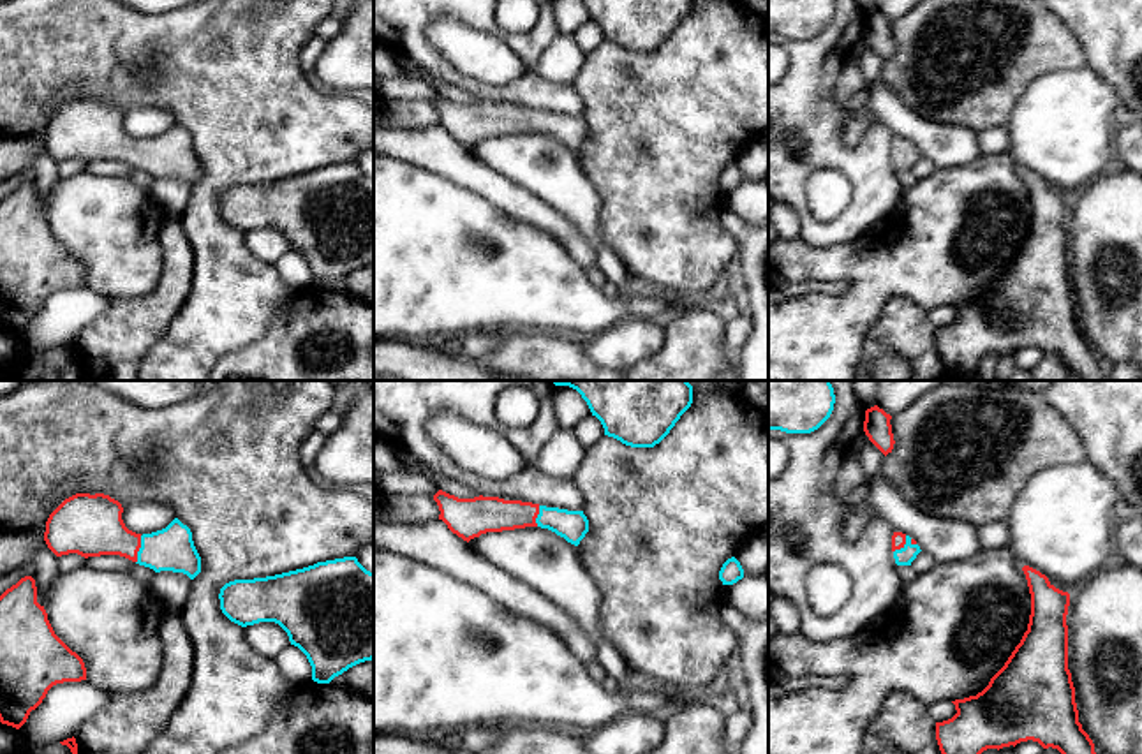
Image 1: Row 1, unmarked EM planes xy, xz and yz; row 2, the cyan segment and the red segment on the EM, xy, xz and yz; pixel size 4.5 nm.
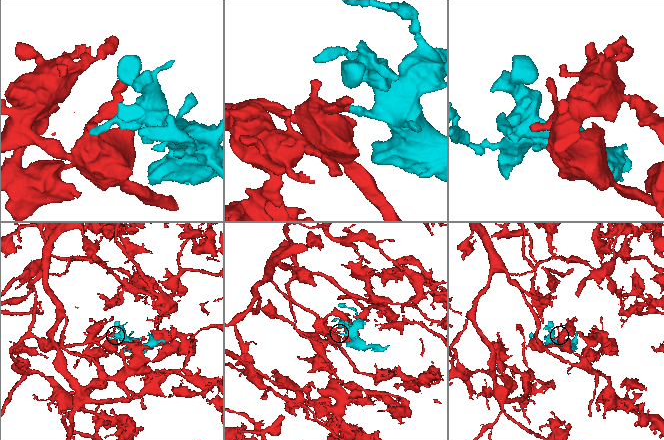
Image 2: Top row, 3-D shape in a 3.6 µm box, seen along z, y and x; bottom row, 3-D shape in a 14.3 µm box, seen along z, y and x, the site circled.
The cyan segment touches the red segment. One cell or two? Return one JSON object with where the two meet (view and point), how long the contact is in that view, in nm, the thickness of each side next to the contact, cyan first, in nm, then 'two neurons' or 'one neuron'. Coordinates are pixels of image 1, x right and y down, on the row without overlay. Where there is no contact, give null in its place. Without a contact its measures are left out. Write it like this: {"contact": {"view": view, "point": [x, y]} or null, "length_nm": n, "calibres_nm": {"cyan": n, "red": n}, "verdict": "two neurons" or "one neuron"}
{"contact": {"view": "xy", "point": [140, 155]}, "length_nm": 130, "calibres_nm": {"cyan": 200, "red": 280}, "verdict": "one neuron"}

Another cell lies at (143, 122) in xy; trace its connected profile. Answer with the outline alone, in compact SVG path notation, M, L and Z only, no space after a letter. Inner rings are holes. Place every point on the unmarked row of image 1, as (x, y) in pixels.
M137 106L123 115L122 125L129 136L143 141L166 134L174 125L174 118L162 107Z

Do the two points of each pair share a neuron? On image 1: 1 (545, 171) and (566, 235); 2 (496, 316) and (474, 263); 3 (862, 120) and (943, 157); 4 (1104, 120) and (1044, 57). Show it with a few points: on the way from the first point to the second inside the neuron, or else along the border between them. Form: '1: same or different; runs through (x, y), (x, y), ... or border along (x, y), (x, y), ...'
1: different; border along (522, 185), (557, 208), (585, 238)
2: same; runs through (496, 303), (496, 284), (487, 275)
3: same; runs through (882, 117), (896, 117), (924, 138)
4: different; border along (1084, 64), (1074, 69), (1044, 73), (1023, 92)

